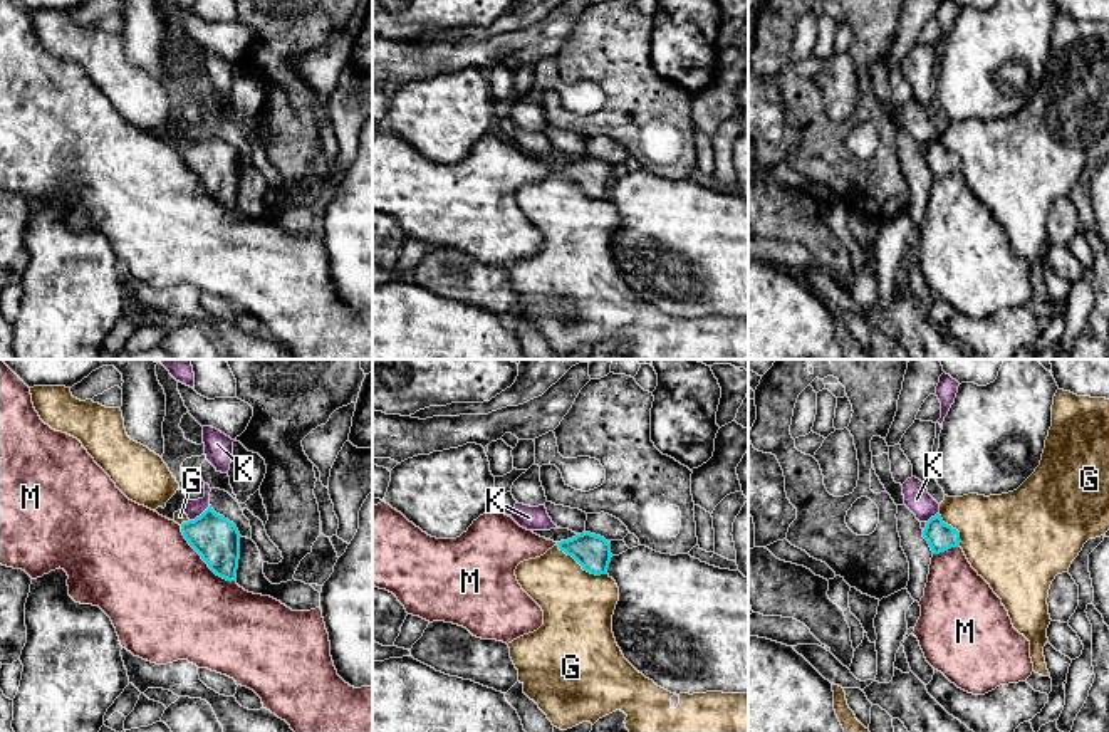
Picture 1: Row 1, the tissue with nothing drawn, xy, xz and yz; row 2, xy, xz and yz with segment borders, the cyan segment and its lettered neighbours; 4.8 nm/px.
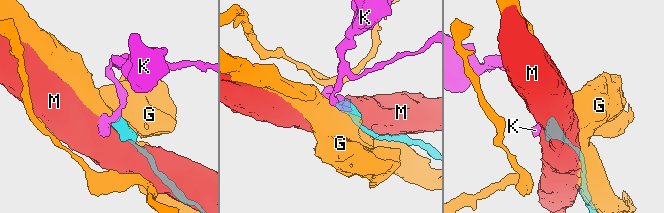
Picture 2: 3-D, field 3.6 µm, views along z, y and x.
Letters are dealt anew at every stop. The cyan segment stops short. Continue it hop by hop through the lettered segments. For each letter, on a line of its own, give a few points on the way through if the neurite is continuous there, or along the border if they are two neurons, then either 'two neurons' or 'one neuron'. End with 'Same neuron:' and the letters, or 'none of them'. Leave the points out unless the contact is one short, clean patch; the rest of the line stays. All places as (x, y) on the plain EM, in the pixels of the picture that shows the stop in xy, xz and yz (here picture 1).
G: two neurons
K: along xy (210, 130), (190, 145) | two neurons
M: two neurons
Same neuron: none of them

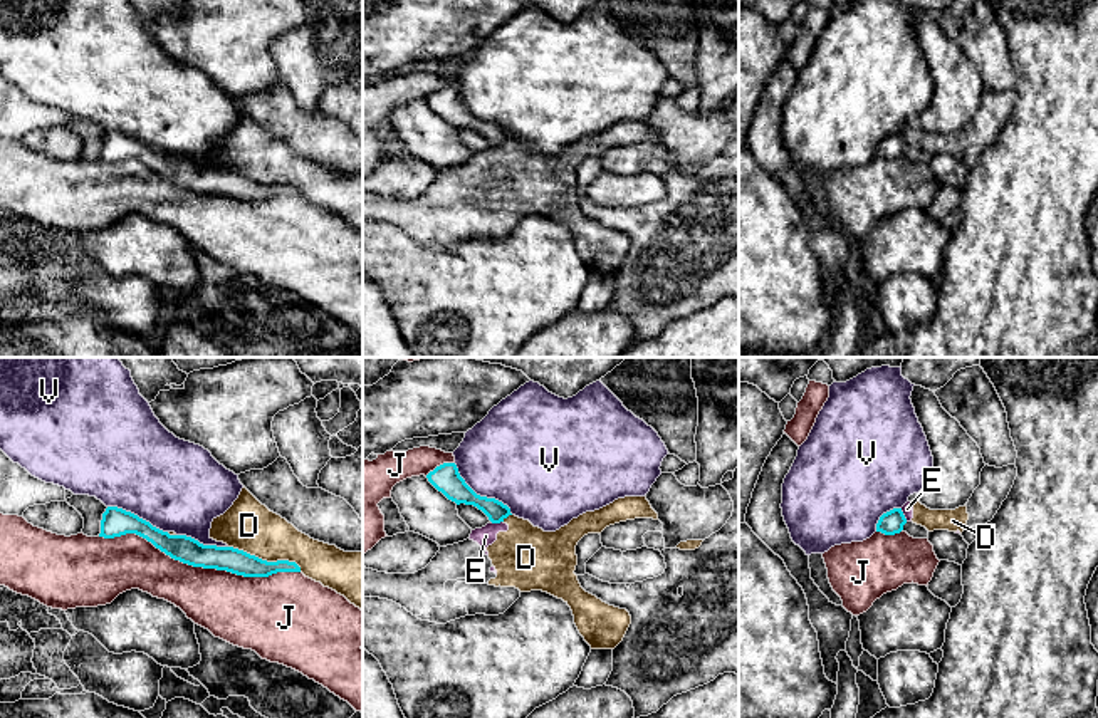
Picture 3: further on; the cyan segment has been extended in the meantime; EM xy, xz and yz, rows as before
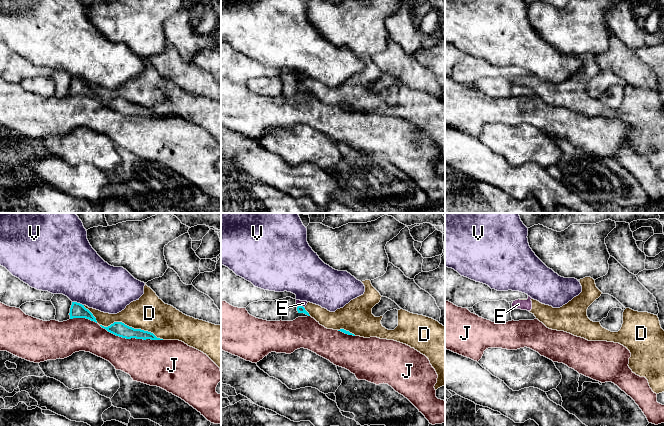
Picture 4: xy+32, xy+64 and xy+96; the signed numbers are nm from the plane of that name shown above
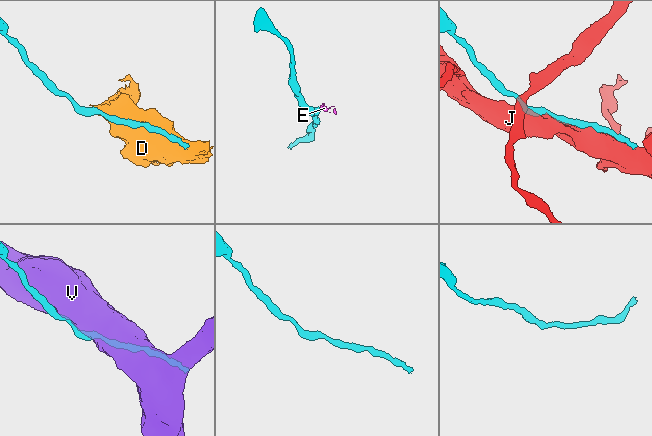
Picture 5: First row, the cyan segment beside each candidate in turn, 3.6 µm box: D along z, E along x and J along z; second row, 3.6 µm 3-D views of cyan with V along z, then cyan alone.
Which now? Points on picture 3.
D: two neurons
E: along xz (491, 145), (502, 146) | two neurons
J: two neurons
V: two neurons
Same neuron: none of them

